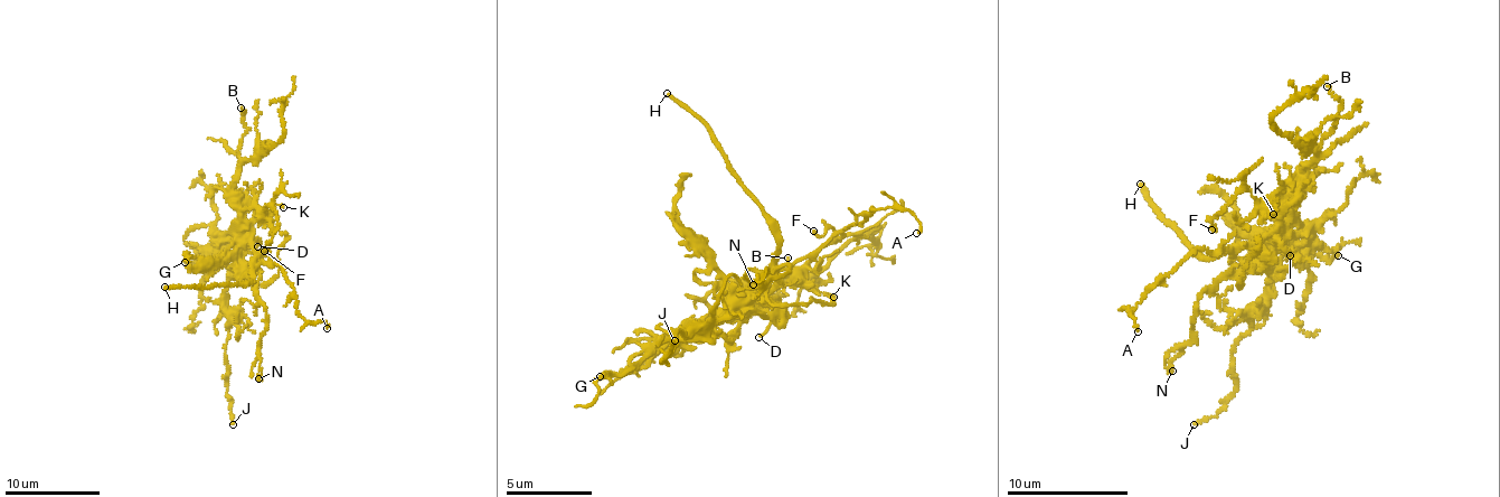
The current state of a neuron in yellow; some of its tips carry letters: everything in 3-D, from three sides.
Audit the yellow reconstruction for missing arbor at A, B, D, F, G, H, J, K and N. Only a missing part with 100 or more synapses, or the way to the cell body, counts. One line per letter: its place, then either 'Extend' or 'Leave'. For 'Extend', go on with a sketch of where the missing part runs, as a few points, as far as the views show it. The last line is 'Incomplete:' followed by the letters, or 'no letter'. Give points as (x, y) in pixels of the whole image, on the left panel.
A: Place: (327, 328). Leave
B: Place: (241, 108). Leave
D: Place: (257, 246). Leave
F: Place: (264, 251). Leave
G: Place: (185, 262). Leave
H: Place: (164, 287). Extend. Course of what is missing: (164, 287), (104, 288), (64, 321), (87, 277), (92, 297), (143, 280), (190, 185), (191, 151), (224, 95)
J: Place: (233, 424). Leave
K: Place: (283, 207). Leave
N: Place: (258, 378). Leave
Incomplete: H

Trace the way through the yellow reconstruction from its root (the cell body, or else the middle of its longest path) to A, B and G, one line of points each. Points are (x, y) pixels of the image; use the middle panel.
A: (738, 309), (772, 285), (774, 272), (812, 259), (846, 228), (881, 207), (913, 213), (920, 224), (916, 233)
B: (738, 309), (755, 282), (743, 288), (745, 284), (755, 293), (764, 288), (767, 293), (776, 294), (788, 258)
G: (738, 309), (716, 324), (691, 327), (685, 336), (645, 347), (618, 373), (605, 371), (600, 376)

